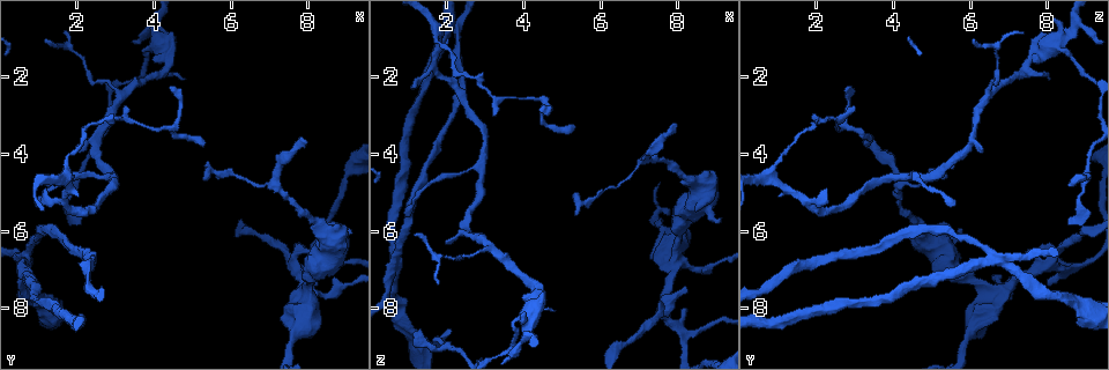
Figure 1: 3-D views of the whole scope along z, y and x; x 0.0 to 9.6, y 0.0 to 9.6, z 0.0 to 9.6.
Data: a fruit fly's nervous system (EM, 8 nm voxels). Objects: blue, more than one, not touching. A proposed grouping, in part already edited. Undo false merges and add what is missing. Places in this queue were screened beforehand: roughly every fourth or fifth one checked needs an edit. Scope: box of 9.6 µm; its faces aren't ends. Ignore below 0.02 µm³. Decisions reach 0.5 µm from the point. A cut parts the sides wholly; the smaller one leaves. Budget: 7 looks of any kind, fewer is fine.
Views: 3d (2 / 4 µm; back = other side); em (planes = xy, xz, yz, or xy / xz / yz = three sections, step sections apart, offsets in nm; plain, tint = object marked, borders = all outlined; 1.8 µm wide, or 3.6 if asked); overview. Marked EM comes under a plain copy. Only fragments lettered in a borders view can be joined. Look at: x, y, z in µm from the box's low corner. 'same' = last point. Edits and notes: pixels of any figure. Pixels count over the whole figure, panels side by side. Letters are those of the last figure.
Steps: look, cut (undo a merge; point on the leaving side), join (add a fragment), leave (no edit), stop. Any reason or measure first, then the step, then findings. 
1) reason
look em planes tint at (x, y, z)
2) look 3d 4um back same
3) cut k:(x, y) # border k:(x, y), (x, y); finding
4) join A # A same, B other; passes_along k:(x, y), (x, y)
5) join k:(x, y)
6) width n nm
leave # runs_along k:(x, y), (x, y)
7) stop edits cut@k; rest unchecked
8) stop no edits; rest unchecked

tapers out
look em yz step 8 borders at (5.30, 4.25, 5.60)

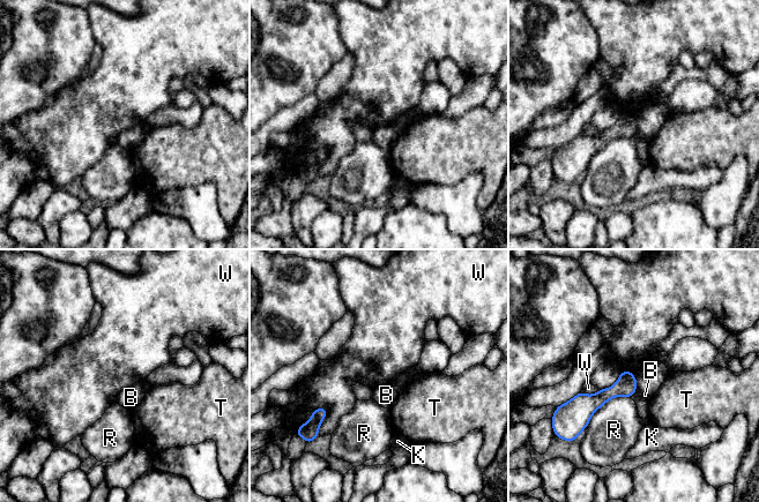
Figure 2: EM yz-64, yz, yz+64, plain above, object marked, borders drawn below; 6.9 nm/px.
leave # B other, K other, R other, T other, W other; no lettered fragment goes on from it

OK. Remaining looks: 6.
thin arm on a thick one
look 3d 2um at (7.95, 7.70, 6.60)

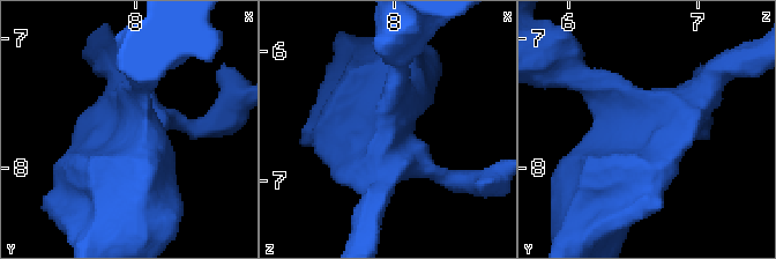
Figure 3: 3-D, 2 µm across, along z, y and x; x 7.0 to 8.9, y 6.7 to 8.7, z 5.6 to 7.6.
look em yz step 8 borders at (8.00, 7.64, 6.58)

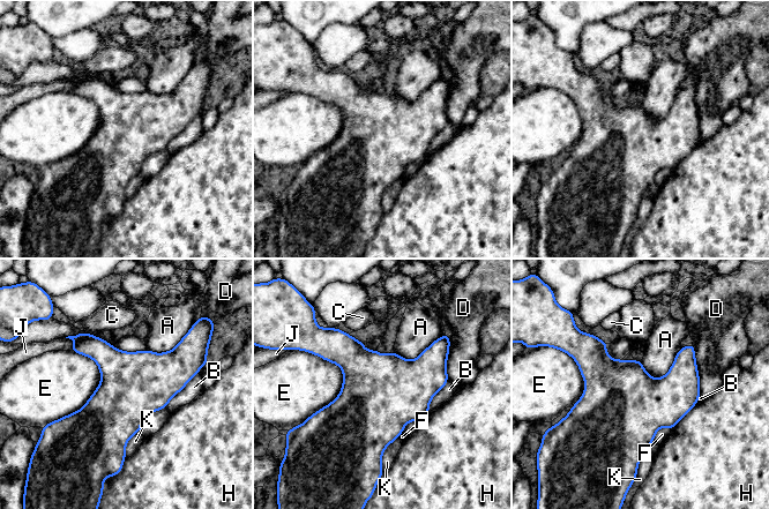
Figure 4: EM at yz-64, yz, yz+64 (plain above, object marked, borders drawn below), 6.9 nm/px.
longest_contact E 550 nm
leave # A other, B other, C other, D other, E other, F other, H other, J other, K other; border 4:(680, 346), (665, 374), (642, 366); continuous, no second neuron

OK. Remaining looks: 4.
thick end
look 3d 4um at (8.85, 5.75, 4.50)

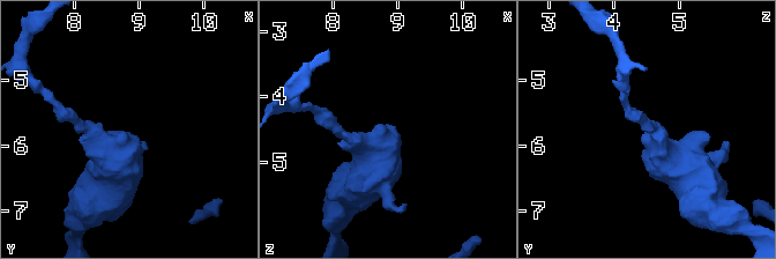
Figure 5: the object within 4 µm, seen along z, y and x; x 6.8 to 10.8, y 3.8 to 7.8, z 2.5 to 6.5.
look em 3.6um planes borders at (8.80, 5.75, 4.50)

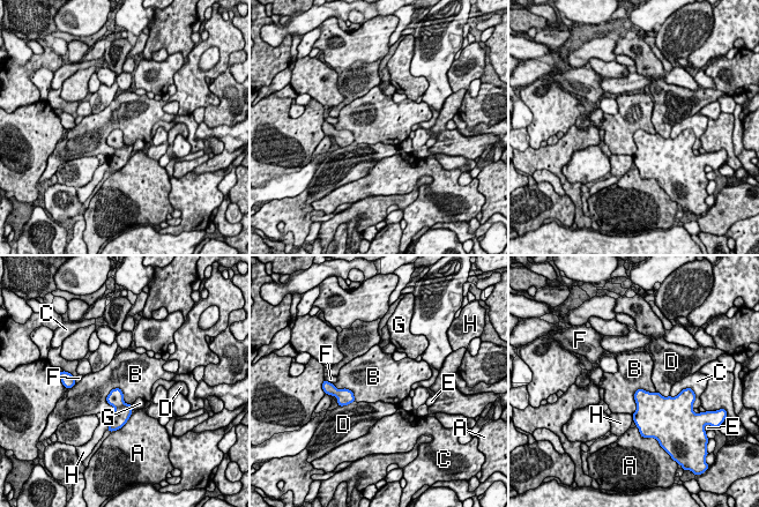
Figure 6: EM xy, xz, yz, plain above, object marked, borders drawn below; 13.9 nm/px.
leave # A other, B other, C other, D other, E other, F other, G other, H other; border 6:(119, 387), (106, 396), (108, 416); no lettered fragment goes on from it

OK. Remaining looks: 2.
stop no edits; rest unchecked

